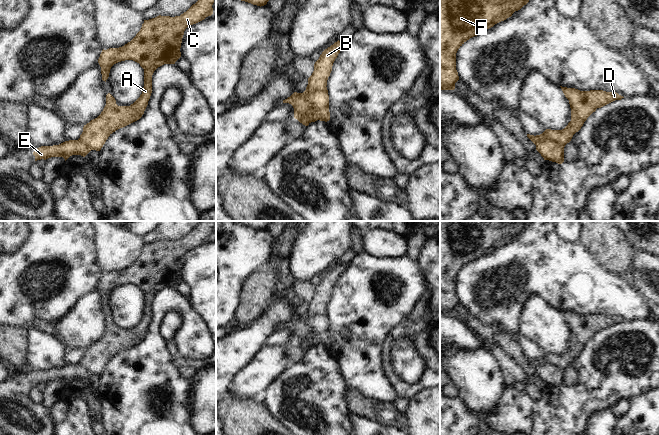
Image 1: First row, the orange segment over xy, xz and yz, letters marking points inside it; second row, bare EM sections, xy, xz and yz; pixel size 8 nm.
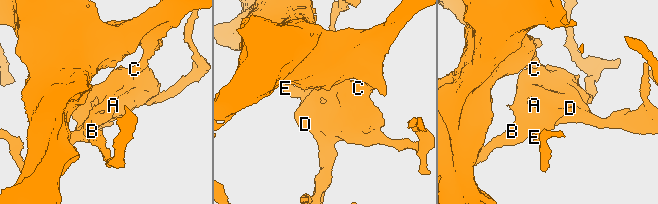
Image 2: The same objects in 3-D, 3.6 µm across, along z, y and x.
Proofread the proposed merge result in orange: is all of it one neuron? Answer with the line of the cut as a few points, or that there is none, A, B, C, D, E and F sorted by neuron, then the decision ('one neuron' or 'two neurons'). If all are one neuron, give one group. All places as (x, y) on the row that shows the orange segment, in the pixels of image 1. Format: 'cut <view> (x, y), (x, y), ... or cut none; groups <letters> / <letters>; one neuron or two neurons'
cut xz (301, 93), (307, 100), (310, 111), (295, 118); groups A B C D F / E; two neurons

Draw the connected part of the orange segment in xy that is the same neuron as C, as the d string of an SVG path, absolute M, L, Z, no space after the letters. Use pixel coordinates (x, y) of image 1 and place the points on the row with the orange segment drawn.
M198 0L186 12L180 16L157 16L144 20L140 31L127 44L119 48L109 48L102 50L98 63L101 67L102 80L106 82L109 77L111 67L121 61L133 60L144 69L144 87L140 97L130 106L118 106L115 98L108 93L106 95L106 105L101 114L84 125L80 135L80 141L90 150L100 151L108 137L116 130L123 128L139 120L148 105L152 93L152 75L154 71L164 64L175 64L181 57L181 43L184 31L187 27L196 24L213 14L212 5L214 0Z

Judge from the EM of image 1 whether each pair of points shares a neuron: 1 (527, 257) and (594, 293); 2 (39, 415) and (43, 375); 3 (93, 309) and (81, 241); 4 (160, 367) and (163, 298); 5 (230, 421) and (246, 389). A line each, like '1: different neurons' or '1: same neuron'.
1: same neuron
2: same neuron
3: different neurons
4: same neuron
5: different neurons

